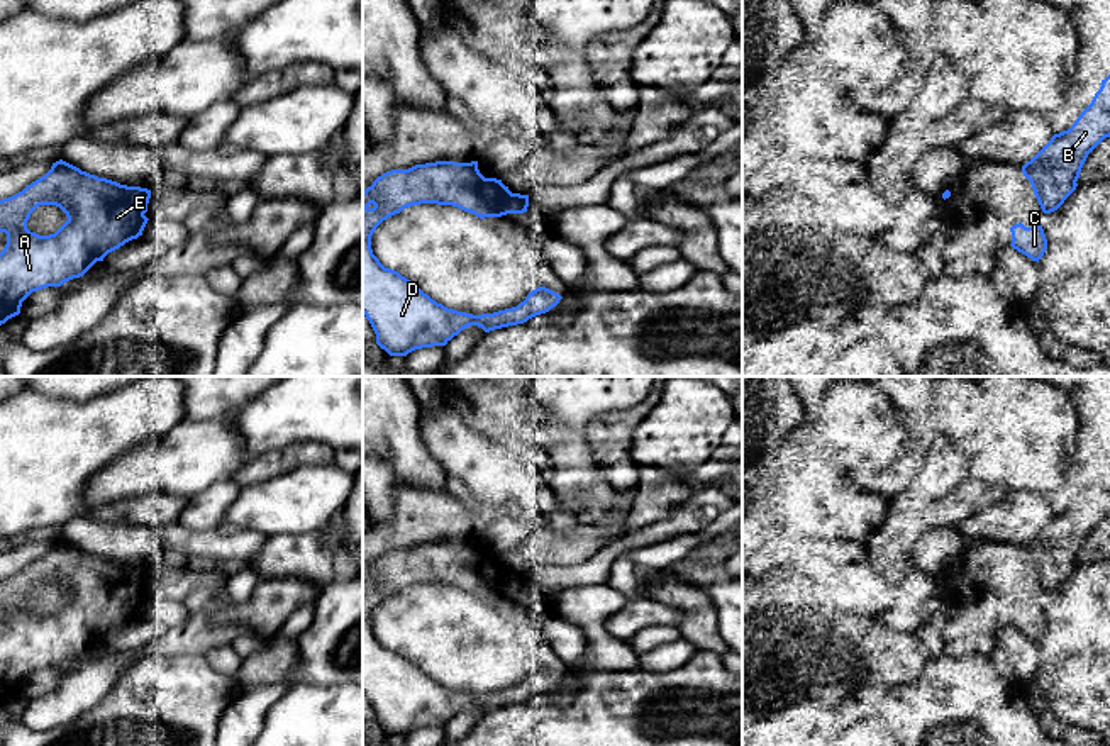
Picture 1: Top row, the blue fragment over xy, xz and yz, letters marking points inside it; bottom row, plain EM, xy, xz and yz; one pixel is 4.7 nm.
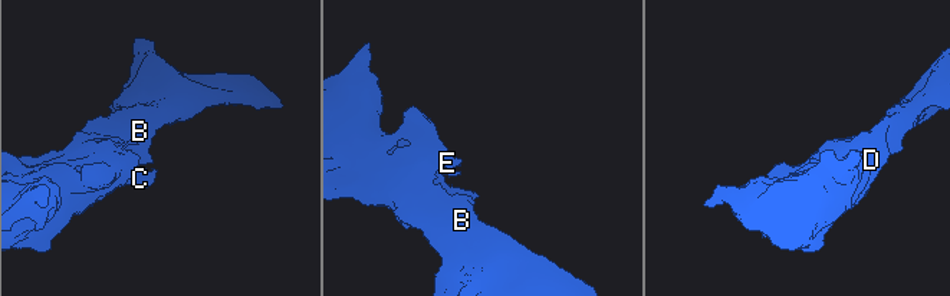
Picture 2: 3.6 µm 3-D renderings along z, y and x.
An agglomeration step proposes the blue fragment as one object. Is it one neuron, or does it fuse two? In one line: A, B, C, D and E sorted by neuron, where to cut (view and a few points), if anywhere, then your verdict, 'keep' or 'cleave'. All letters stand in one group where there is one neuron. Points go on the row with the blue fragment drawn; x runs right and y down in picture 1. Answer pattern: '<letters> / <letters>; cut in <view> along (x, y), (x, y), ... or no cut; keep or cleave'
A B C D E; no cut; keep

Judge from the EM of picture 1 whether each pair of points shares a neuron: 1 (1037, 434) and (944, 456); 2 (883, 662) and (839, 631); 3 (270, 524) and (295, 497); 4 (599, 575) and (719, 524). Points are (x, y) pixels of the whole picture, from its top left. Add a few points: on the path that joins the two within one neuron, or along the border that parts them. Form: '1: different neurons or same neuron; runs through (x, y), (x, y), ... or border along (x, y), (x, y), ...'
1: different neurons; border along (939, 434), (956, 451), (965, 478)
2: same neuron; runs through (873, 655), (860, 651), (849, 641)
3: same neuron; runs through (275, 517), (288, 504)
4: different neurons; border along (724, 511), (700, 533)

